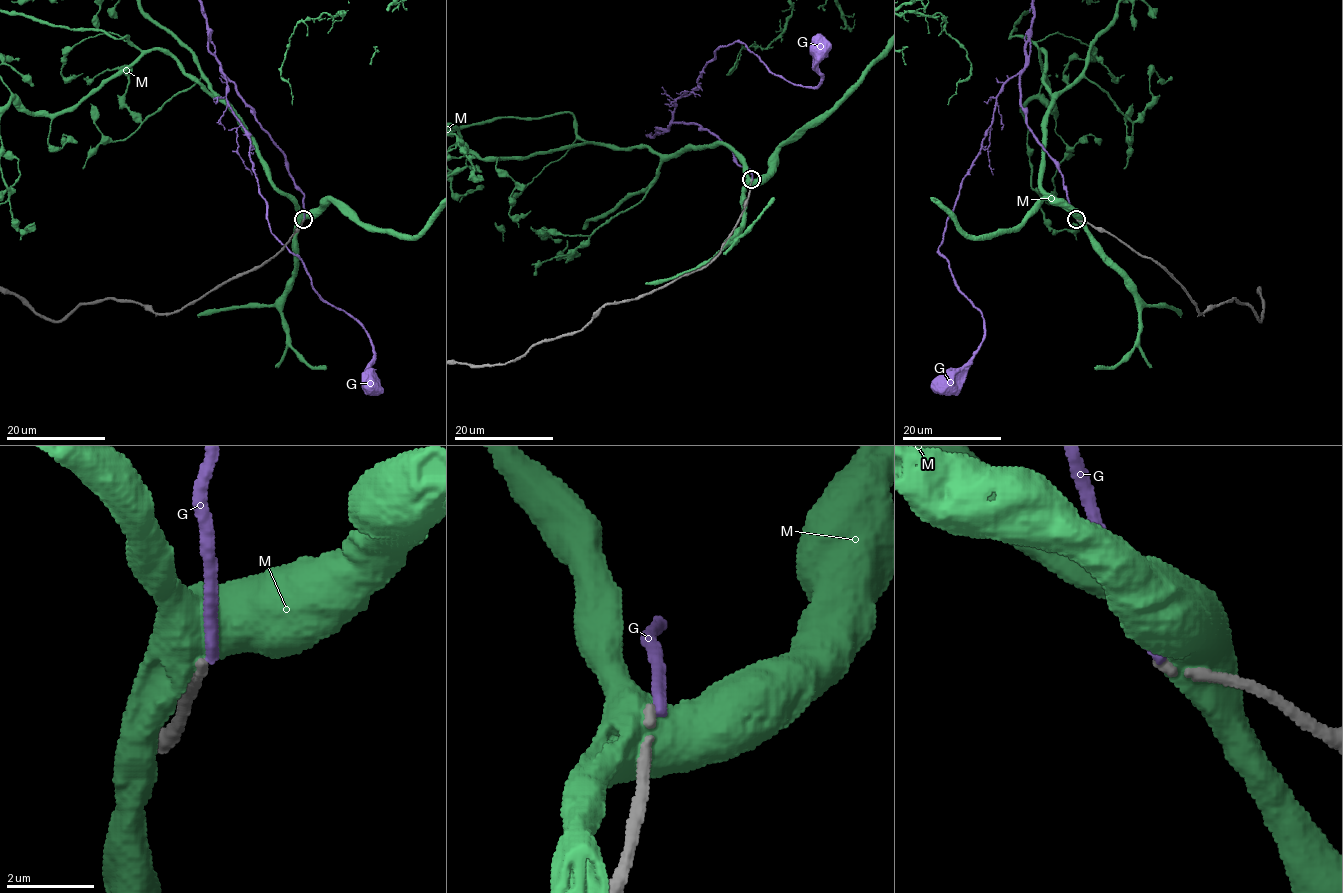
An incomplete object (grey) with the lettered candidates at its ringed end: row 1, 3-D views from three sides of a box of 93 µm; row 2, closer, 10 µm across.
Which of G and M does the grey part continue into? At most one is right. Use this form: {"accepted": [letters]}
{"accepted": []}

